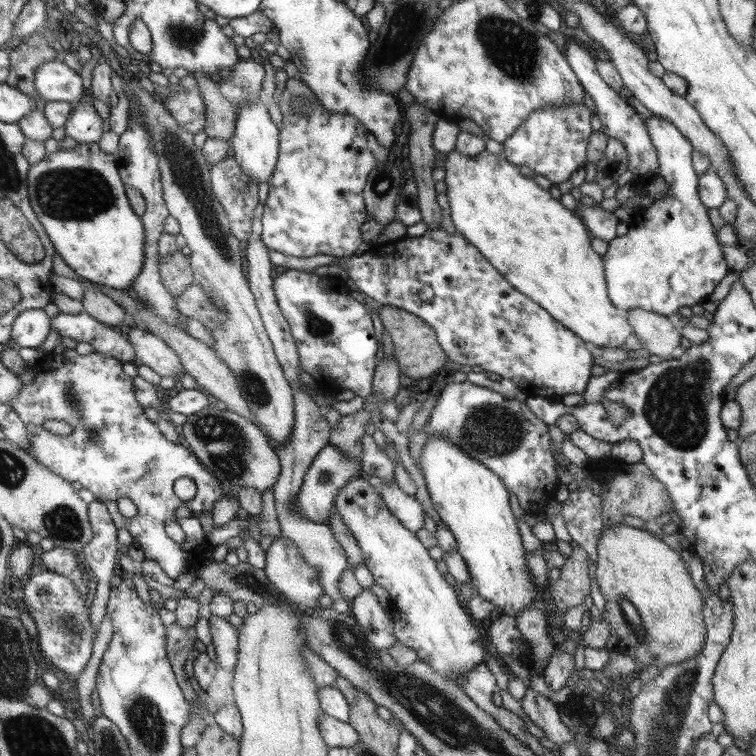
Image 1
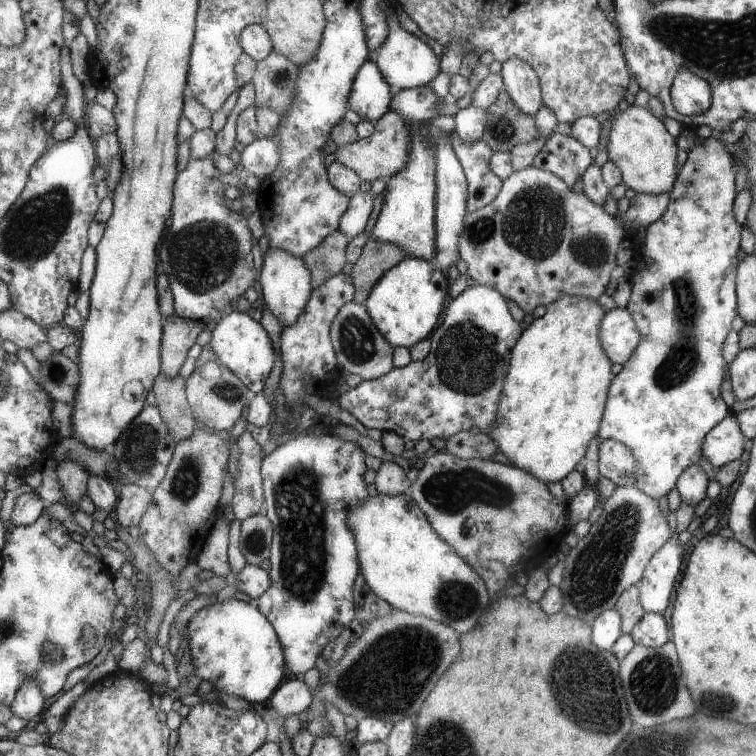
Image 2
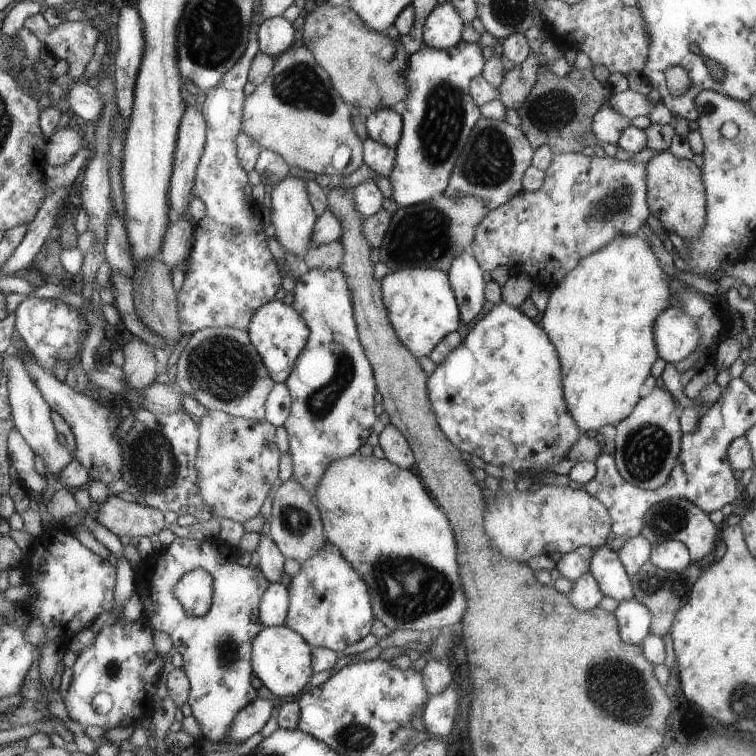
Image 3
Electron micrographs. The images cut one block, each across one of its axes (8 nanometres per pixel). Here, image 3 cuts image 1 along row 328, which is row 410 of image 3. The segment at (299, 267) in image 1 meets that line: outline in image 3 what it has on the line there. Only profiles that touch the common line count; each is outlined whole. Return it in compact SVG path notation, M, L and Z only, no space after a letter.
M500 302L491 308L487 314L478 318L463 340L451 351L438 365L436 369L428 374L426 379L428 398L436 421L440 429L446 434L450 443L456 446L461 452L467 452L471 456L481 458L488 467L496 471L503 466L509 466L519 474L527 474L531 466L549 466L551 460L565 462L566 455L573 445L579 440L579 429L574 418L566 411L564 392L562 391L562 374L560 360L557 360L556 347L544 330L541 330L535 322L531 322L527 316L519 312L518 307L509 308L508 304Z

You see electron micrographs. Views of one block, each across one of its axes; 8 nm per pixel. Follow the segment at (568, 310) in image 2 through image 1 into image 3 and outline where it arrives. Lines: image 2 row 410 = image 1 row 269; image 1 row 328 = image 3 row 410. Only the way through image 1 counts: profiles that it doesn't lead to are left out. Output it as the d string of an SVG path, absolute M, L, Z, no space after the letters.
M641 234L613 237L594 253L584 256L550 290L541 314L541 326L560 356L566 411L574 418L578 429L597 432L605 424L616 425L632 412L639 401L639 388L657 358L653 326L660 314L669 308L667 300L667 276L657 264L649 241Z

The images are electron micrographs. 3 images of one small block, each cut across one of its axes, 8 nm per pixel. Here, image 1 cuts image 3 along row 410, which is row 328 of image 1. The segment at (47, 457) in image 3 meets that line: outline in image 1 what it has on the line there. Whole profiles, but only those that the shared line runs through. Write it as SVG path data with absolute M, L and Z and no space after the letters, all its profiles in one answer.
M43 309L20 312L11 328L10 339L21 348L36 349L50 330L50 318Z

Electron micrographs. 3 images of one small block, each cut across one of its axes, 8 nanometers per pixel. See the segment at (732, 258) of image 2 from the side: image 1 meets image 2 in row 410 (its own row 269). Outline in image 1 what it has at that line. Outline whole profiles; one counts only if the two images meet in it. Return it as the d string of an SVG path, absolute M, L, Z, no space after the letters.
M652 114L644 123L656 148L659 175L663 177L669 189L666 197L655 199L649 207L635 206L630 215L630 222L627 223L627 234L608 242L608 250L603 254L605 280L608 281L609 300L612 300L613 308L620 313L624 314L626 310L639 307L667 317L681 306L701 304L703 298L707 298L707 294L711 294L719 280L727 274L727 266L723 262L717 238L713 236L707 209L701 204L696 193L699 176L692 167L692 145L671 121L663 117Z

